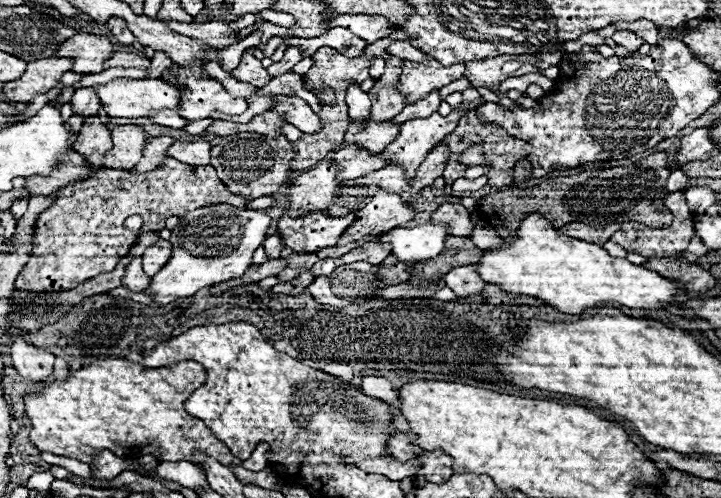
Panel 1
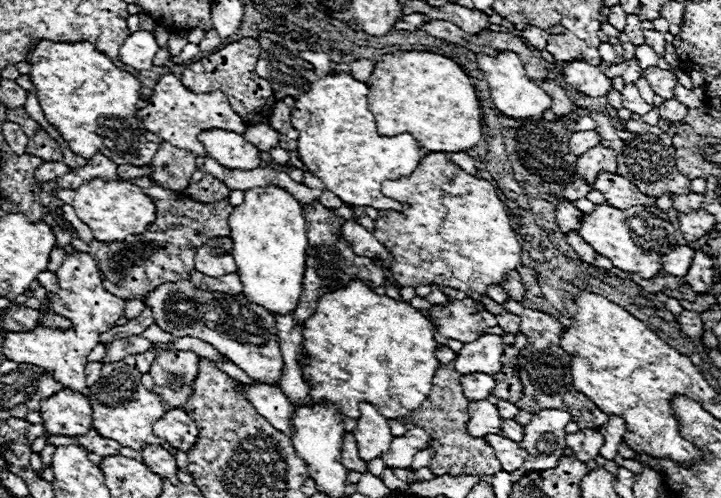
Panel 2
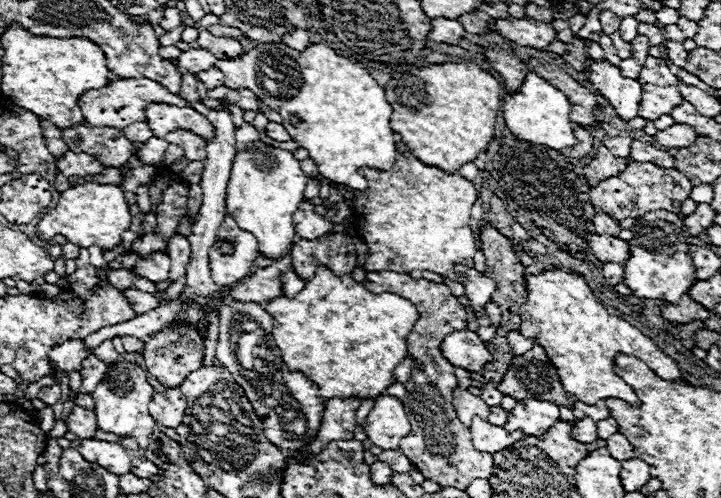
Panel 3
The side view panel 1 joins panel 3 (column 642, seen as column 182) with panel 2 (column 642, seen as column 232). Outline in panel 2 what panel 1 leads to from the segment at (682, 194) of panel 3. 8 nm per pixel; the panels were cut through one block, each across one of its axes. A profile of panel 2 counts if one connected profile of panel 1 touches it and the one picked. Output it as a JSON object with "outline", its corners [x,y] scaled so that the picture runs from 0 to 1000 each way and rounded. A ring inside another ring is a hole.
{"outline":[[[832,345],[824,373],[827,382],[832,382],[840,398],[843,410],[854,414],[854,418],[874,418],[874,414],[904,414],[907,398],[893,394],[879,369],[874,369],[874,361],[865,361],[857,349],[846,349],[846,345]]]}

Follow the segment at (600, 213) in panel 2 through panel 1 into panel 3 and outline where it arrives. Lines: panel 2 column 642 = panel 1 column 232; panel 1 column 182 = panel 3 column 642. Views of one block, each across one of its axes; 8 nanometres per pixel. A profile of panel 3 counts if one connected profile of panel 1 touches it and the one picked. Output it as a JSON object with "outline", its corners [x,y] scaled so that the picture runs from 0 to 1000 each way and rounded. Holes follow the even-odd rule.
{"outline":[[[924,422],[896,426],[882,438],[877,466],[877,514],[871,514],[865,530],[865,570],[885,598],[910,598],[921,606],[938,610],[943,594],[954,586],[954,578],[965,566],[960,522],[954,518],[954,486],[949,474],[949,434],[935,430],[932,446],[921,434]]]}

